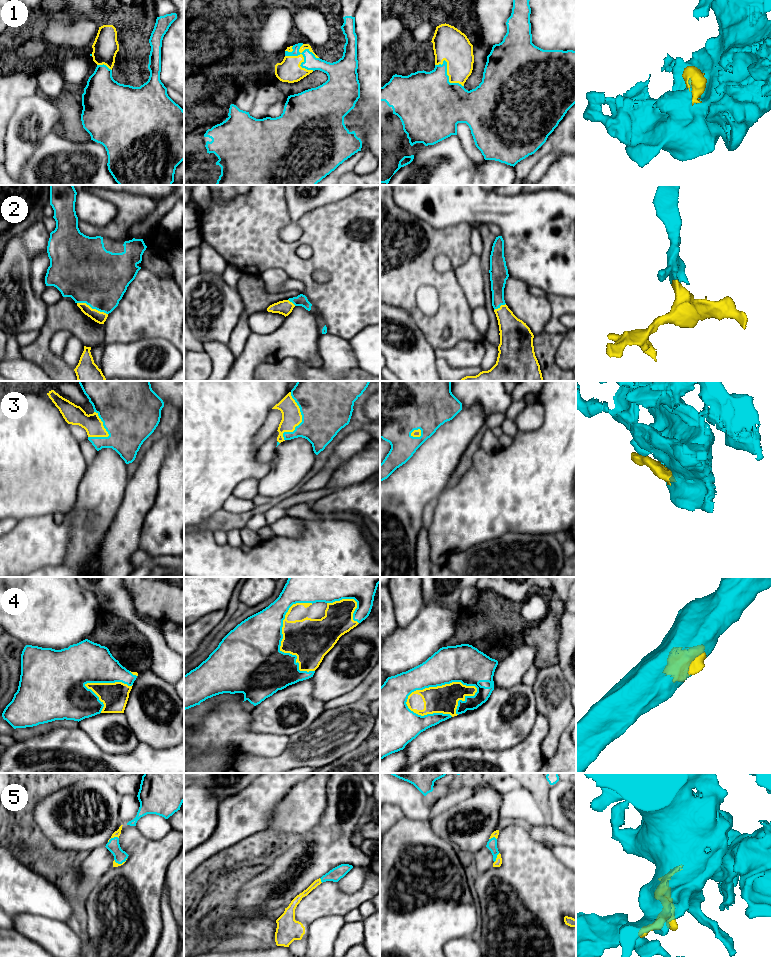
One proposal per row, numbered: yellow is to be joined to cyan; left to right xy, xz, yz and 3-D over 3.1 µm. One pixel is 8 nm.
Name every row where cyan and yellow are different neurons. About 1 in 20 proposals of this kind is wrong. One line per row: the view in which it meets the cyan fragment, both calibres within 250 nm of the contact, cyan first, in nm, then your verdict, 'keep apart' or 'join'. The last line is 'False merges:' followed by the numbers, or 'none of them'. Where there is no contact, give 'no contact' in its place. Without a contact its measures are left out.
1: xz | 110/190 nm | join
2: xy | 460/100 nm | join
3: xz | 440/160 nm | join
4: yz | 300/220 nm | join
5: xy | 110/50 nm | join
False merges: none of them

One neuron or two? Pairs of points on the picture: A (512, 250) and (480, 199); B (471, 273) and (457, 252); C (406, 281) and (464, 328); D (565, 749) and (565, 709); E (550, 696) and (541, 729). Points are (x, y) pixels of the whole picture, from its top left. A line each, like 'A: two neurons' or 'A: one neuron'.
A: one neuron
B: two neurons
C: one neuron
D: two neurons
E: two neurons

